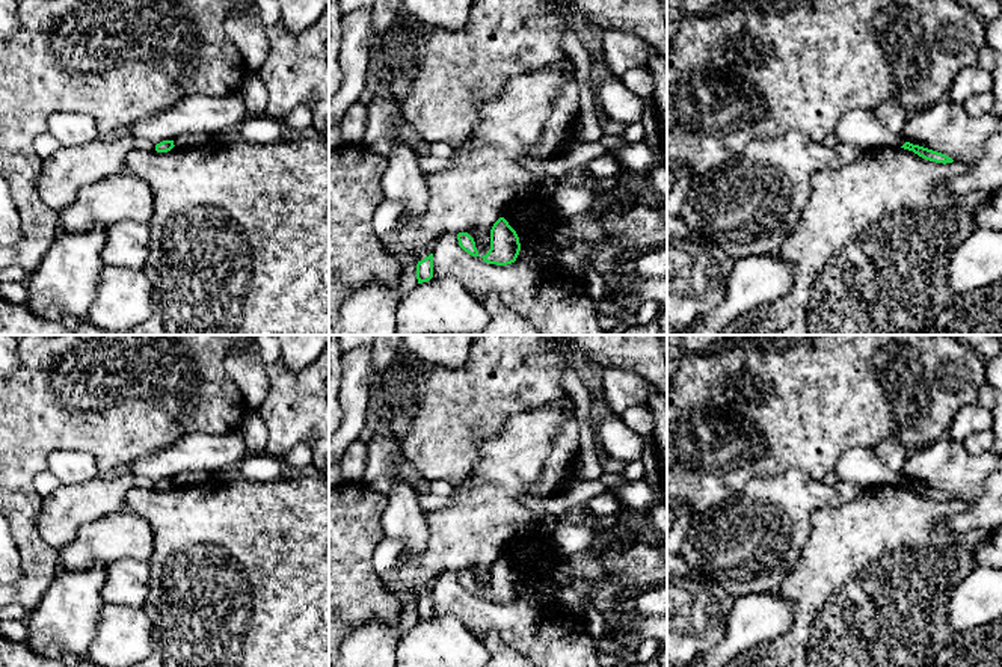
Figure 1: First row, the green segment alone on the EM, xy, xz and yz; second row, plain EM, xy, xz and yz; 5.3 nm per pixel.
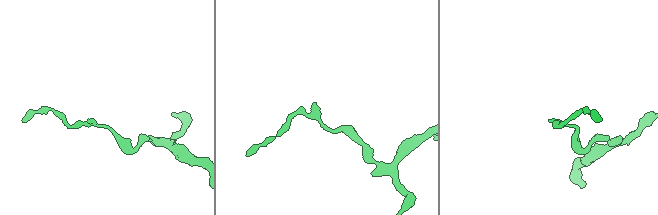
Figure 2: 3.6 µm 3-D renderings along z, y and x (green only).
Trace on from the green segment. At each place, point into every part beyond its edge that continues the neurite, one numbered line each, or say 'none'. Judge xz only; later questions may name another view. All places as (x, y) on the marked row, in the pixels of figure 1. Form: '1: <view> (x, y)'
none

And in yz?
none

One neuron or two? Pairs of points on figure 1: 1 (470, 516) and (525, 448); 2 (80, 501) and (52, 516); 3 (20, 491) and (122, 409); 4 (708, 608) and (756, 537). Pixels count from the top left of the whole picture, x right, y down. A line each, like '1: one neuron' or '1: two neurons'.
1: one neuron
2: one neuron
3: one neuron
4: two neurons

